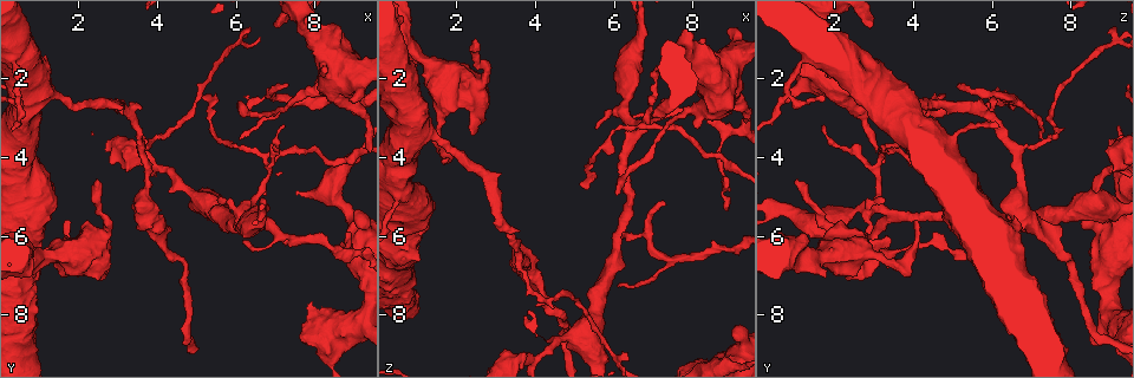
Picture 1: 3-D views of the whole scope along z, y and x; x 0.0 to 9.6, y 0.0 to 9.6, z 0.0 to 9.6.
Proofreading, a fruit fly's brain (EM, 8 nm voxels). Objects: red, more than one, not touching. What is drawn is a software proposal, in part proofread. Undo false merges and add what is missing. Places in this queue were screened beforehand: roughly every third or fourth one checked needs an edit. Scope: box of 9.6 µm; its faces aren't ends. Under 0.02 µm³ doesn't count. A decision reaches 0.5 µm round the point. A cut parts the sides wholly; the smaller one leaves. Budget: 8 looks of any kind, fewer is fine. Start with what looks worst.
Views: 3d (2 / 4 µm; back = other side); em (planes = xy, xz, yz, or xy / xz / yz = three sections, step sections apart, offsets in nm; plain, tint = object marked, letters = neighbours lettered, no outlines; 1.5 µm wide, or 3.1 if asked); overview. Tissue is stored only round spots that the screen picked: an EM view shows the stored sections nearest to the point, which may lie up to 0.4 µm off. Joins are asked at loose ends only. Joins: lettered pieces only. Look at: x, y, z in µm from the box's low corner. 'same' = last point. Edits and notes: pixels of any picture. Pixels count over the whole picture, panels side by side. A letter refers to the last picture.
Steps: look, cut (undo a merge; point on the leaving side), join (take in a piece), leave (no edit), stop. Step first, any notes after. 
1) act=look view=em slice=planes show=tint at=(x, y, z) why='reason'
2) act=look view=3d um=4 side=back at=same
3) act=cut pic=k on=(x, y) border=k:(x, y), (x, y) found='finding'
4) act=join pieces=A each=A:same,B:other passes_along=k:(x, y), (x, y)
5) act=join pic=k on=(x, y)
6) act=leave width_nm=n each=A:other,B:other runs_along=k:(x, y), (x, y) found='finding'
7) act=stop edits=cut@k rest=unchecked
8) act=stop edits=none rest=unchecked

act=look view=3d um=2 side=back at=(7.30, 2.15, 5.20) why='tapers out'

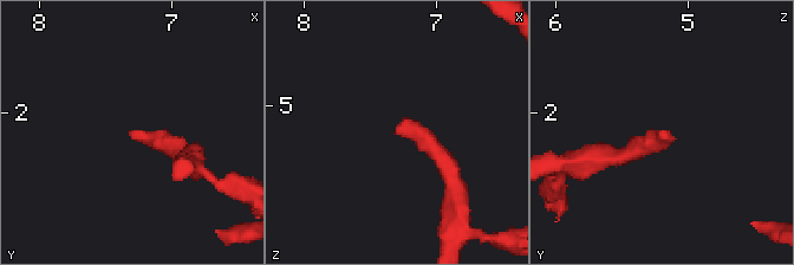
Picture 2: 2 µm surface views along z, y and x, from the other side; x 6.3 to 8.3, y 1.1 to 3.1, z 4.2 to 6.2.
act=look view=em slice=planes show=tint at=(7.32, 2.16, 5.22)

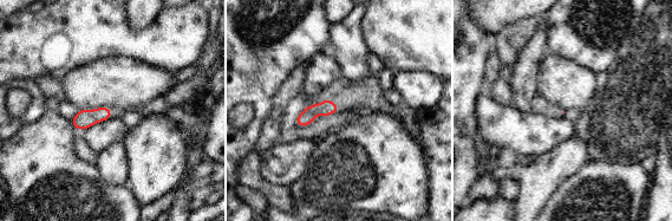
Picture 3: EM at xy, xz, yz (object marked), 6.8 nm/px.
act=look view=em slice=planes show=letters at=same

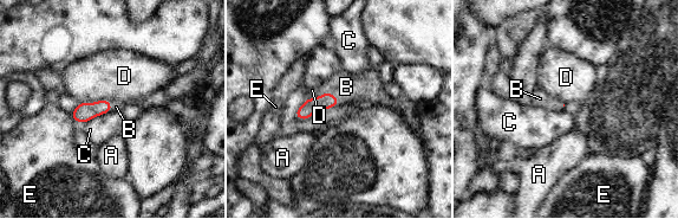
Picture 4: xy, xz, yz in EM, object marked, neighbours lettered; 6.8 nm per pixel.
act=join pieces=B each=A:other,B:same,C:other,D:other,E:other found='the cell continues'

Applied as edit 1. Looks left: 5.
act=look view=overview why='redraw'

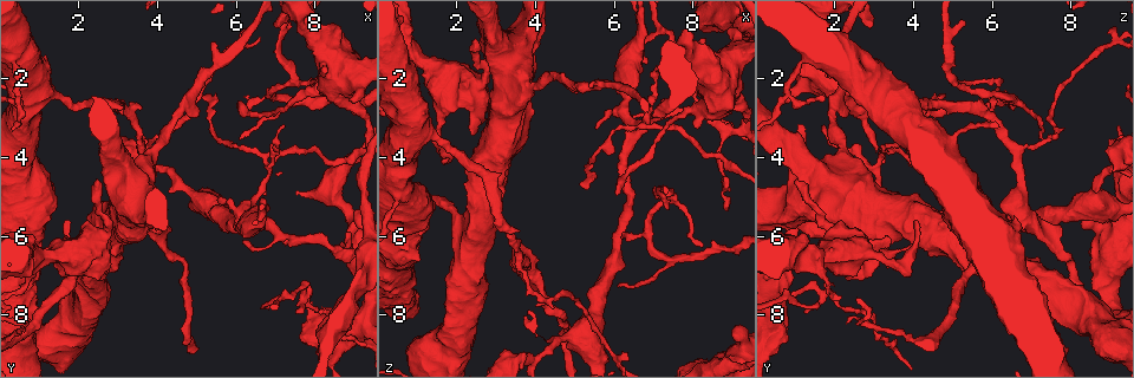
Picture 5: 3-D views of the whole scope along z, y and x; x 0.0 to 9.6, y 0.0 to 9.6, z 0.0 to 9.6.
act=look view=3d um=2 at=(6.85, 4.25, 3.05) why='sharp bend'

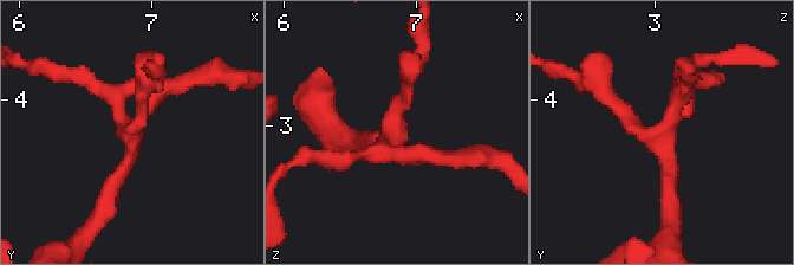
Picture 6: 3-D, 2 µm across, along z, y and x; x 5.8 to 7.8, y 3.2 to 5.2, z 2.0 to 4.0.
act=look view=em slice=planes show=tint at=(6.84, 4.24, 3.12) arms=4

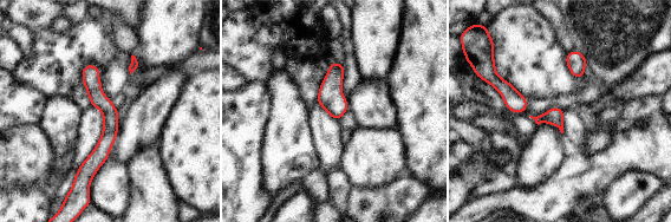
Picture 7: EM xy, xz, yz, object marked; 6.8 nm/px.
act=look view=em slice=planes show=letters at=same

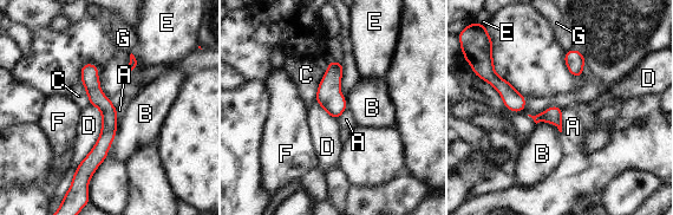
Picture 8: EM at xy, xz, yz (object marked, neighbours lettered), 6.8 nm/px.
act=leave each=A:other,B:other,C:other,D:other,E:other,F:other,G:other border=8:(92, 104), (100, 134), (70, 184) found='one cell here'

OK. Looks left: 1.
act=stop edits=join@4 rest=unchecked

